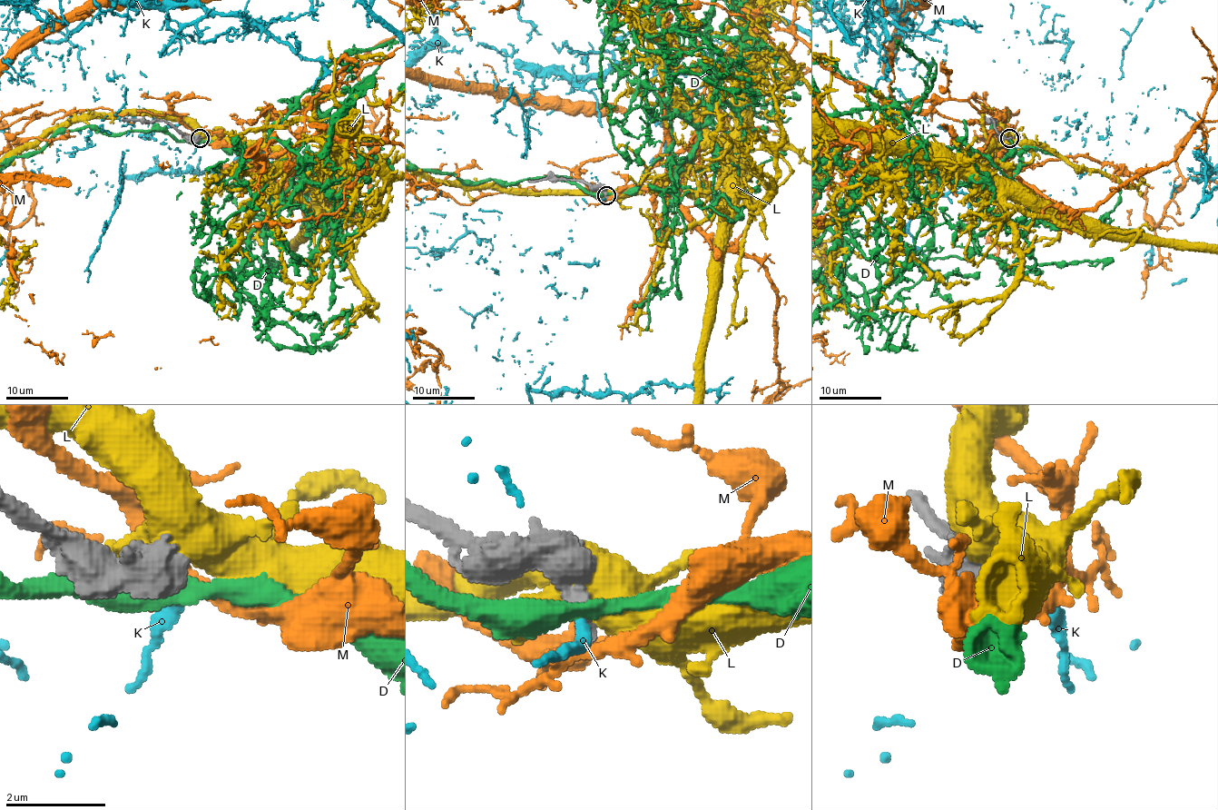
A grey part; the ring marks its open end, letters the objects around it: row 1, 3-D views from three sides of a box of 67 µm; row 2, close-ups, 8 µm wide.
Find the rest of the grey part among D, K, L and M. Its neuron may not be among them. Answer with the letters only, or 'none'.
none

